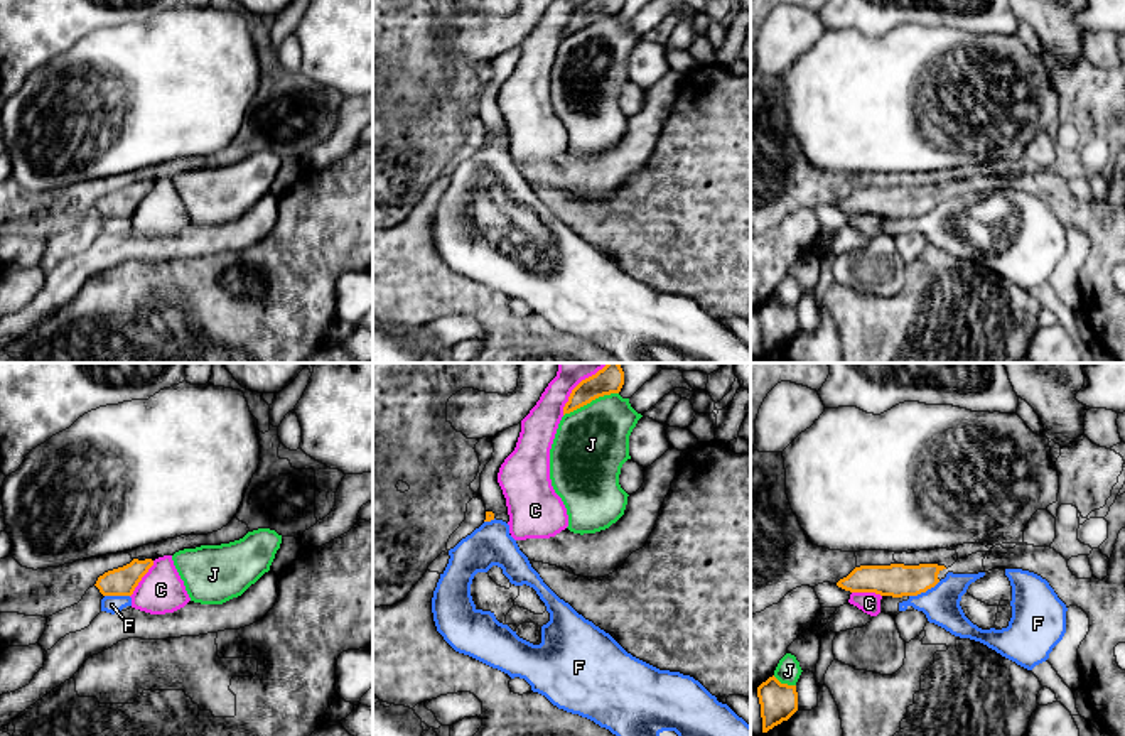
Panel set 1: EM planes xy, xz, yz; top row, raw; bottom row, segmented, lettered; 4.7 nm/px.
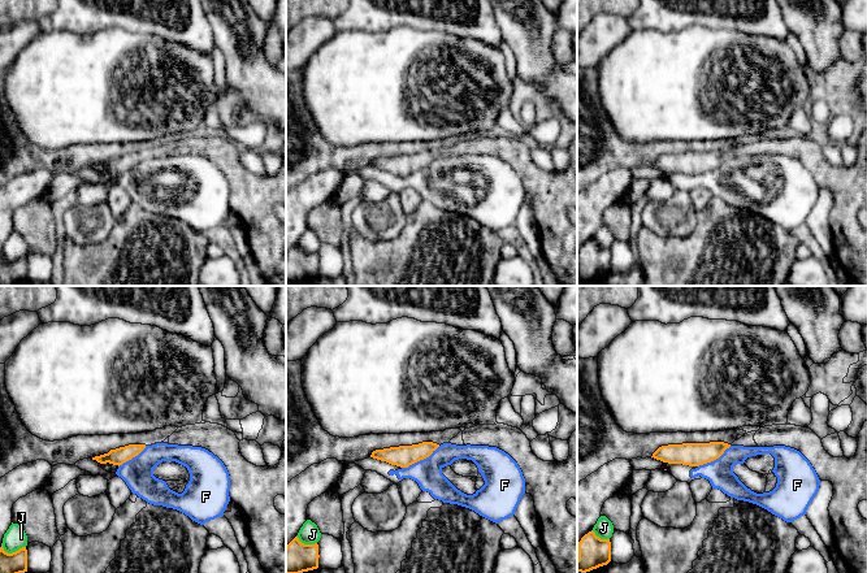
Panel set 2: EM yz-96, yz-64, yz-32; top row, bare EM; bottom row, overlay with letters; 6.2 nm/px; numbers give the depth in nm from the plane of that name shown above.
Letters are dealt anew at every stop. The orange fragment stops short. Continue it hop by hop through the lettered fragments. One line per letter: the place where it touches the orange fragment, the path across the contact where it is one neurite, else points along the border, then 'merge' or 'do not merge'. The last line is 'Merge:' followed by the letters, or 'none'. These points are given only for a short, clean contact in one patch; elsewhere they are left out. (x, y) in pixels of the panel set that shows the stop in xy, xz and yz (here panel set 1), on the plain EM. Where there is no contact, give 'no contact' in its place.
C: contact xz (570, 17); do not merge
F: contact yz (925, 213); border yz (940, 203), (909, 218); do not merge
J: contact xz (591, 22); do not merge
Merge: none

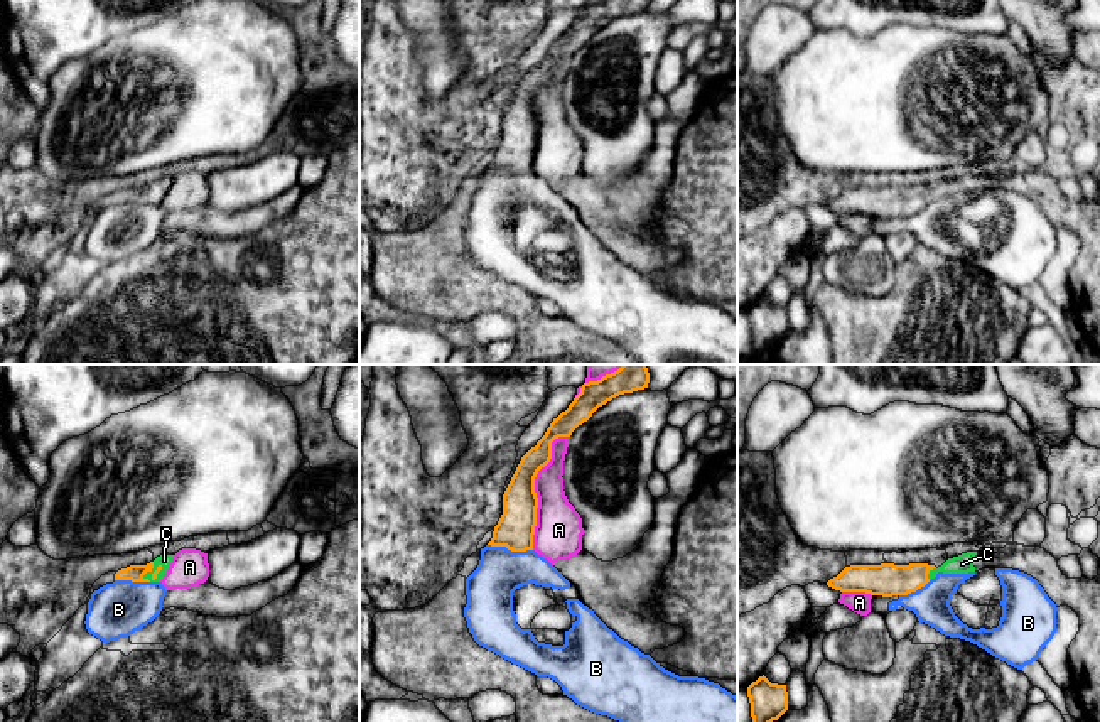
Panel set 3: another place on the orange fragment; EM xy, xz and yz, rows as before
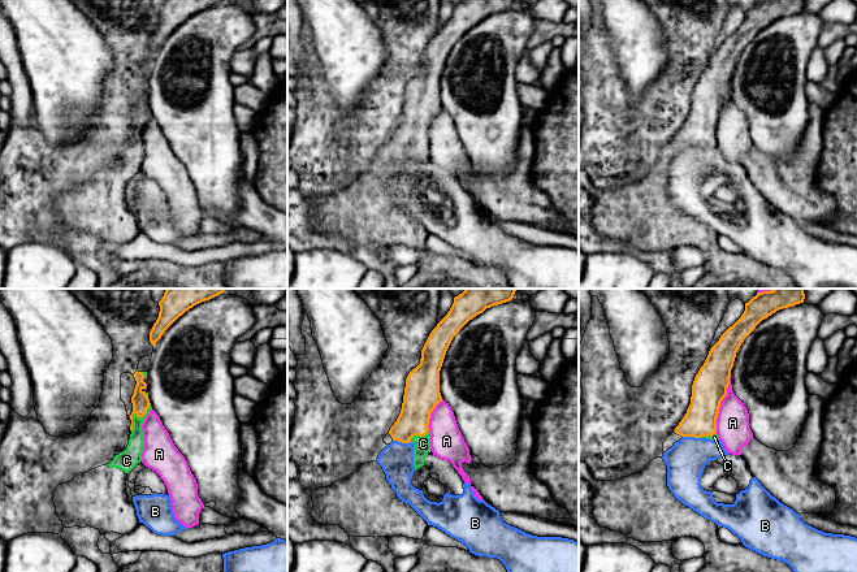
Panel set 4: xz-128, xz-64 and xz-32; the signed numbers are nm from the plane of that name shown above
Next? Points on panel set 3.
A: contact xz (533, 110); do not merge
B: contact xz (510, 171); border xz (488, 166), (512, 172), (532, 172); do not merge
C: contact yz (928, 194); merge
Merge: C

